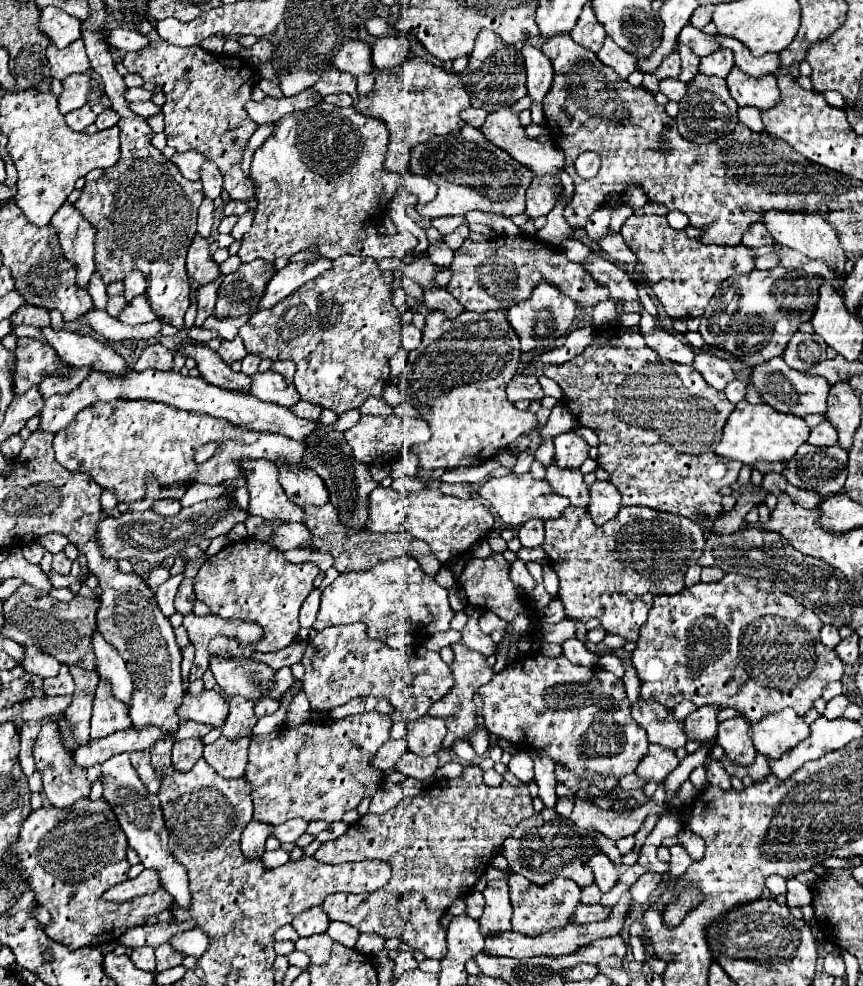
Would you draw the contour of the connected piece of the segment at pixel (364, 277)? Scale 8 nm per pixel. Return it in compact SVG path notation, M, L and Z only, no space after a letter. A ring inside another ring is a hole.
M341 255L331 261L333 267L305 283L297 293L291 293L271 309L255 313L241 329L239 337L249 353L259 357L291 359L297 365L295 387L303 401L345 413L357 409L369 395L379 397L389 383L389 359L401 349L401 315L391 303L393 271L381 271L375 259Z

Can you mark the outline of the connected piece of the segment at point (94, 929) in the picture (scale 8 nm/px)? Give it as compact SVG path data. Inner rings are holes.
M79 801L69 809L41 807L31 811L21 827L21 835L13 845L21 861L23 875L37 893L37 901L45 907L53 921L45 927L45 933L79 949L85 945L115 943L127 929L143 925L145 917L157 915L169 909L173 897L161 887L151 895L143 895L125 903L101 901L101 893L127 879L127 869L131 867L127 857L127 837L121 831L115 813L103 801Z

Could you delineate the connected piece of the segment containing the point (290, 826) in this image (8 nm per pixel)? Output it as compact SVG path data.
M293 819L293 821L285 821L281 825L273 827L273 837L277 837L281 843L293 843L297 837L301 837L307 829L307 821L301 819Z

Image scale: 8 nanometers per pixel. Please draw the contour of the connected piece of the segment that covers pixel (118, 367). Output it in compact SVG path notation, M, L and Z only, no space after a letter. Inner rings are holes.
M45 327L41 331L57 355L69 365L83 367L91 363L93 371L103 371L109 375L119 375L129 369L119 353L115 353L109 345L95 341L91 335L53 331L51 327Z

